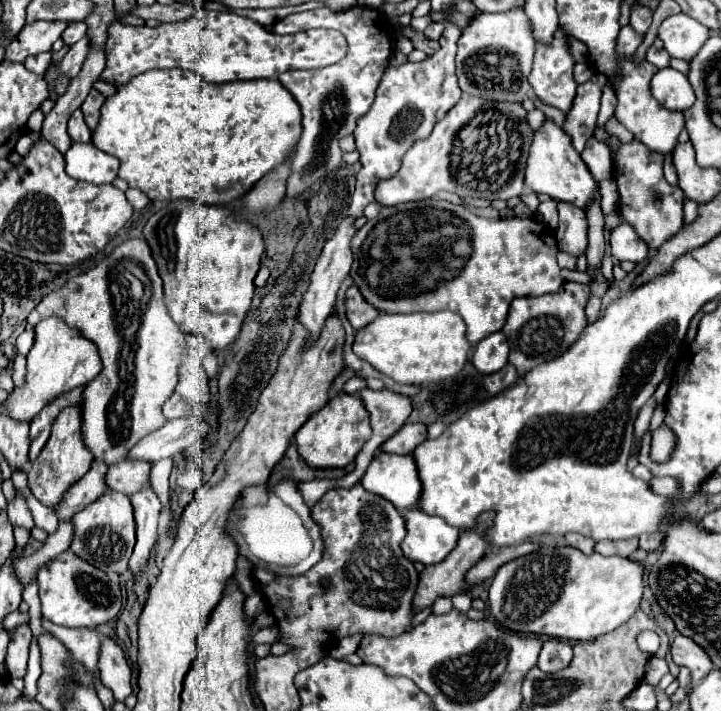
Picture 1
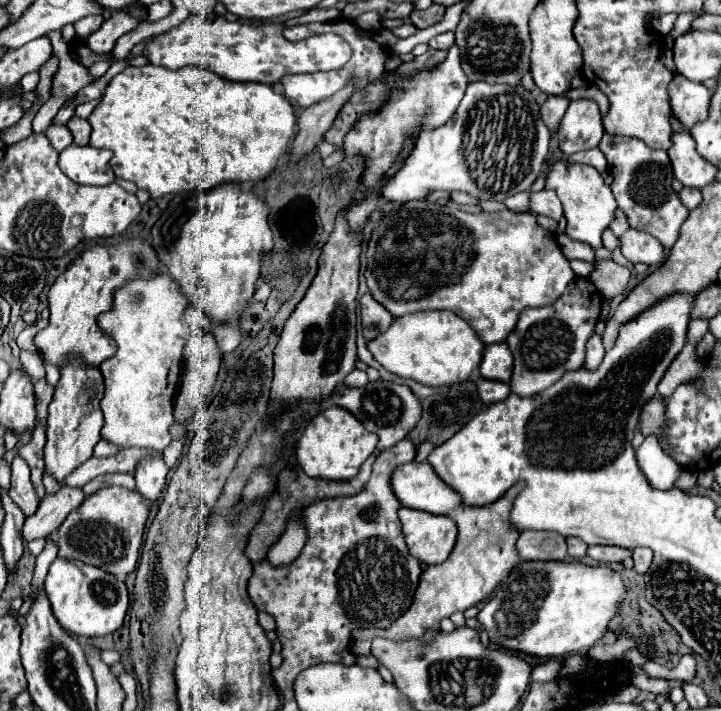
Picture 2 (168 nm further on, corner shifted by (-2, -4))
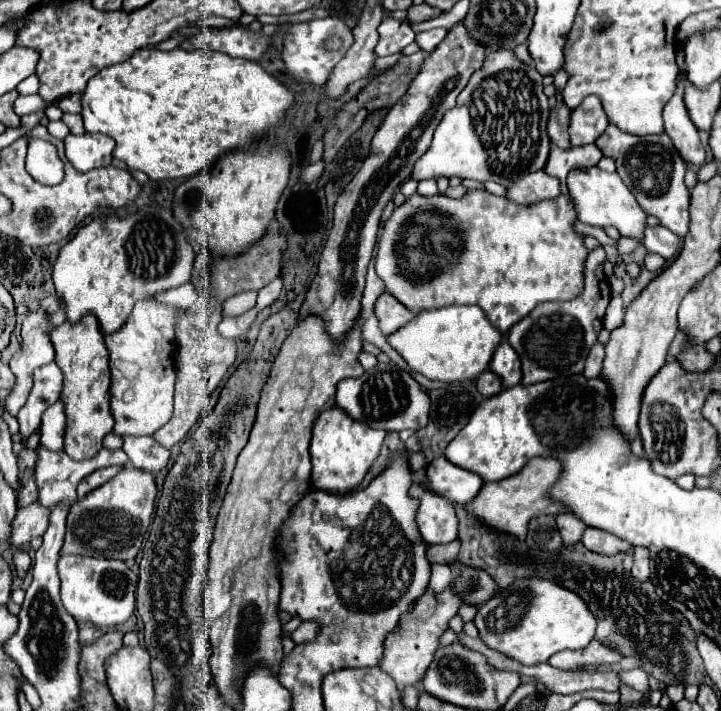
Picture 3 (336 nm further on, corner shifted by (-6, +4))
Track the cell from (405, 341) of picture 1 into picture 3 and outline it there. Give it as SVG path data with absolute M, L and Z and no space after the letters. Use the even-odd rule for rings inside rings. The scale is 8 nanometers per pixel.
M476 305L424 309L414 315L412 323L400 327L396 335L388 335L388 343L402 355L412 371L448 383L476 379L488 367L500 341L500 331L488 323L484 311Z

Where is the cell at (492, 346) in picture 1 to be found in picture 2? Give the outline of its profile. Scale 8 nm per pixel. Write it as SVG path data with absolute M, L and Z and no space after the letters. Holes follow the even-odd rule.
M506 343L486 345L484 359L480 365L480 373L484 379L496 379L502 383L510 383L512 377L512 353Z

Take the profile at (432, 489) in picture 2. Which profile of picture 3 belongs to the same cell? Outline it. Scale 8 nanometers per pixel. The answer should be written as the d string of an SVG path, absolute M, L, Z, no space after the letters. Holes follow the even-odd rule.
M444 455L426 465L424 487L436 495L450 499L452 503L464 505L476 497L482 487L482 479L472 471L452 465Z

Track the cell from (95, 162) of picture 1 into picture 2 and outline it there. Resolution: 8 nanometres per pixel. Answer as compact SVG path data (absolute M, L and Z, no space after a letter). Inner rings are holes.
M70 145L60 153L60 169L66 177L80 185L108 185L114 181L114 173L110 169L112 151L96 149L96 147L80 147Z

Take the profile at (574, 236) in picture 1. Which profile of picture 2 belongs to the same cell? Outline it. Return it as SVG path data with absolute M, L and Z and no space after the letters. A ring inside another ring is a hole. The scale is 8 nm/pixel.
M542 189L536 193L530 193L530 211L536 215L546 215L552 219L560 219L562 217L562 203L556 197L554 191Z

